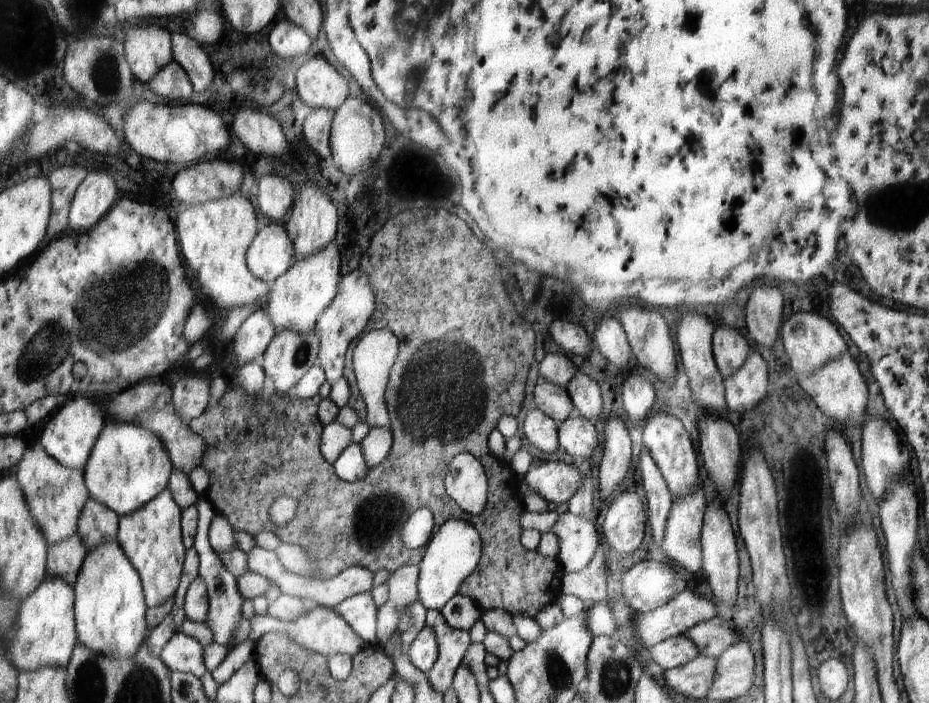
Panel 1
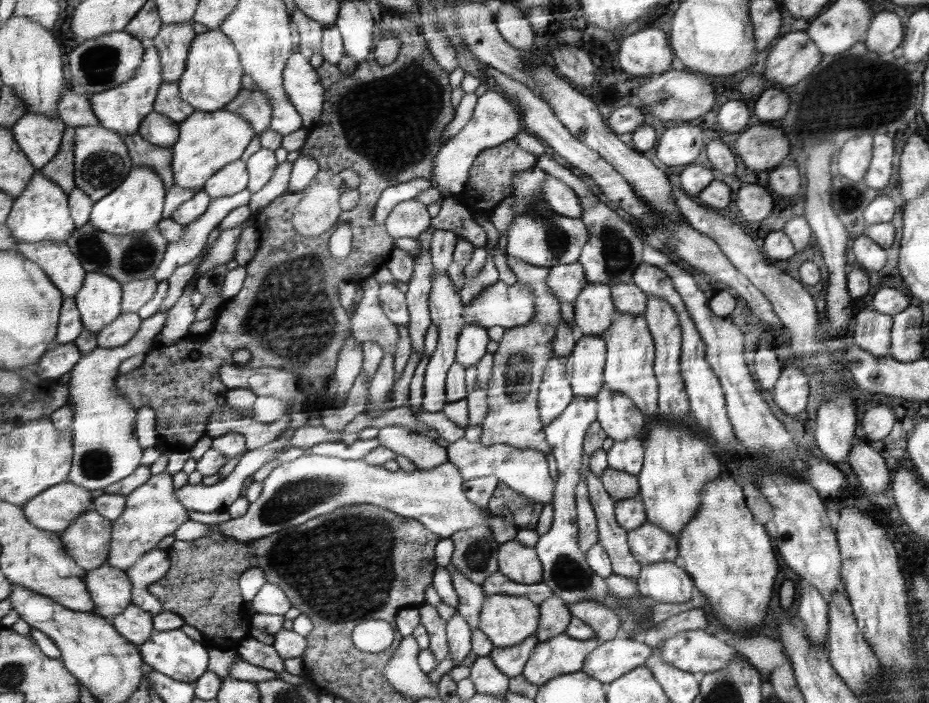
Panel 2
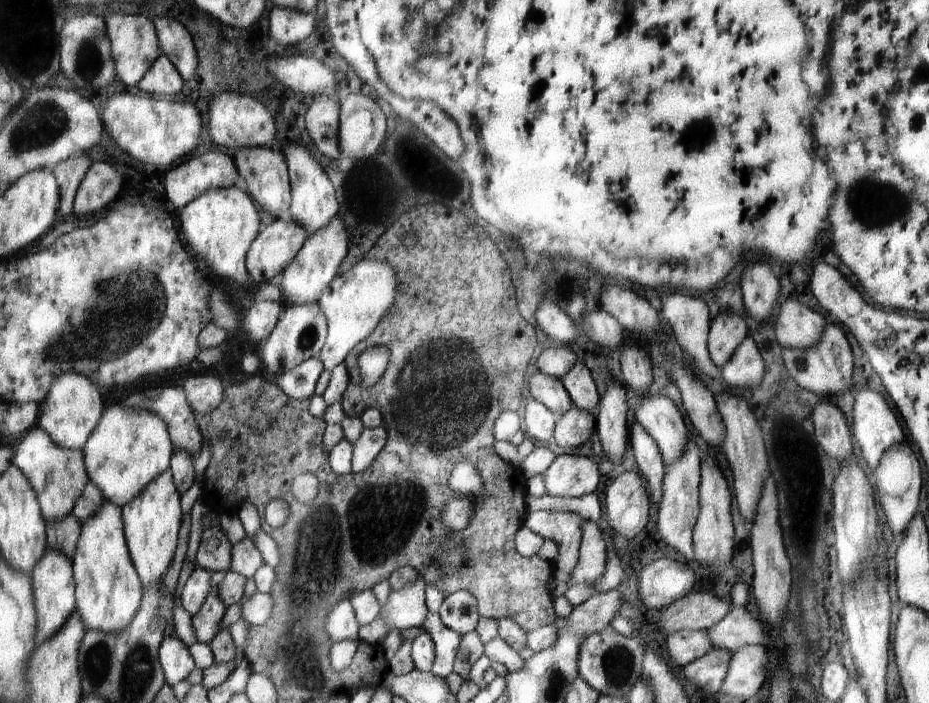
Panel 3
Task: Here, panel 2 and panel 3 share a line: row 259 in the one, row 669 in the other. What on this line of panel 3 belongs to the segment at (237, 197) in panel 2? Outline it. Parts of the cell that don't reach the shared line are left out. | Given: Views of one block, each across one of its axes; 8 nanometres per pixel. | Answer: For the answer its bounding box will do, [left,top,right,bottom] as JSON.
[161,636,198,686]

